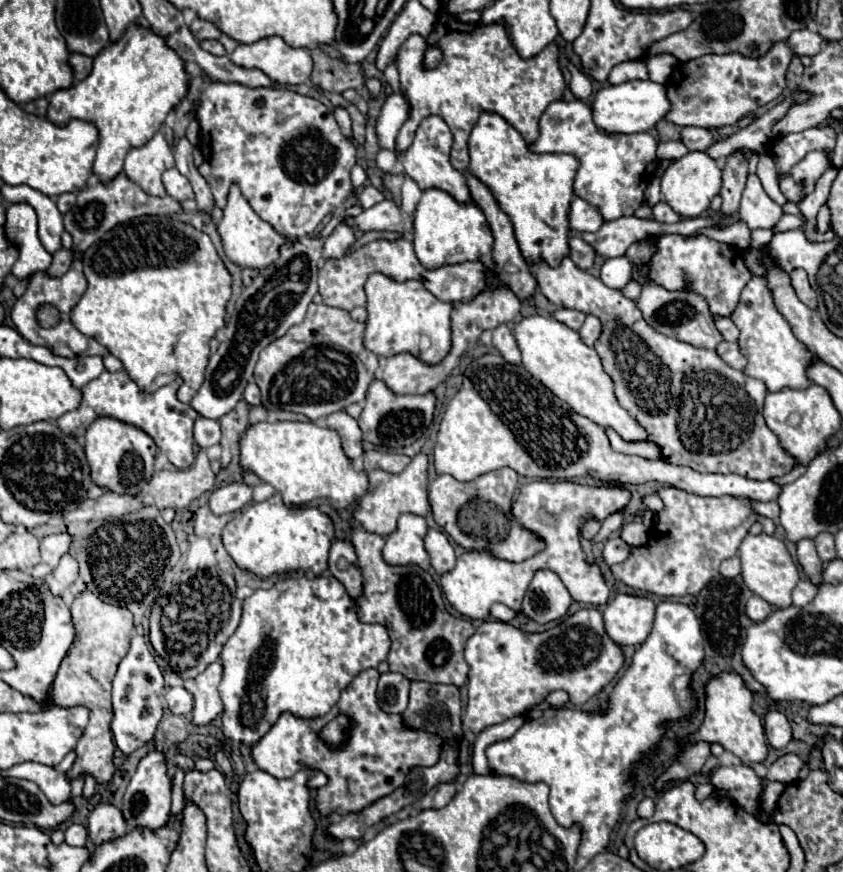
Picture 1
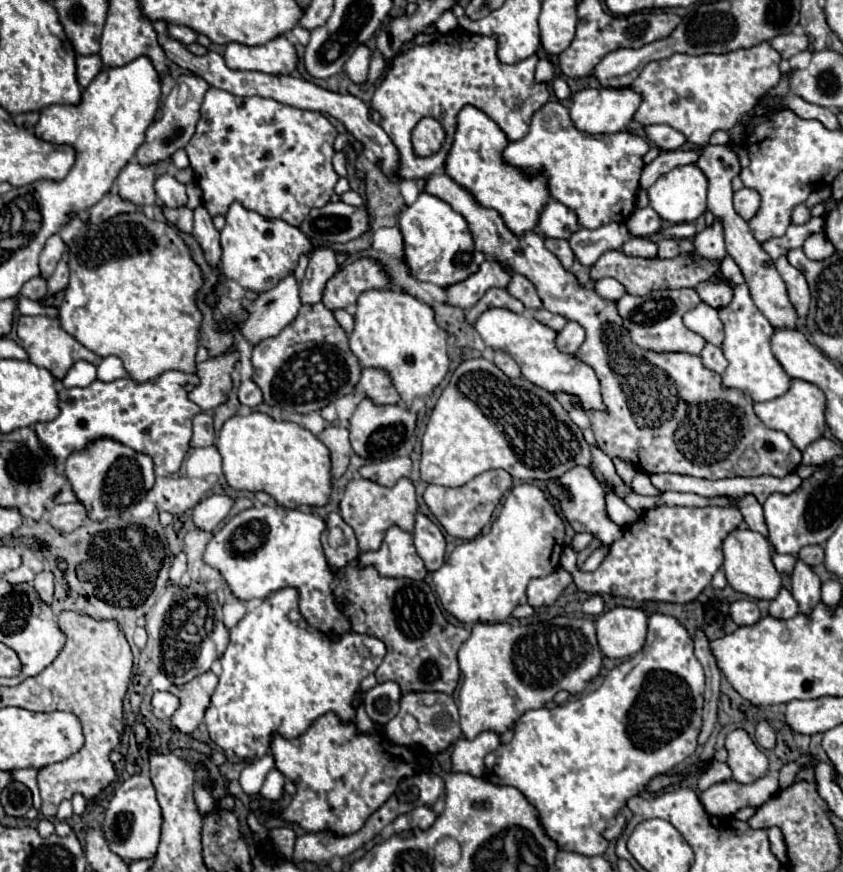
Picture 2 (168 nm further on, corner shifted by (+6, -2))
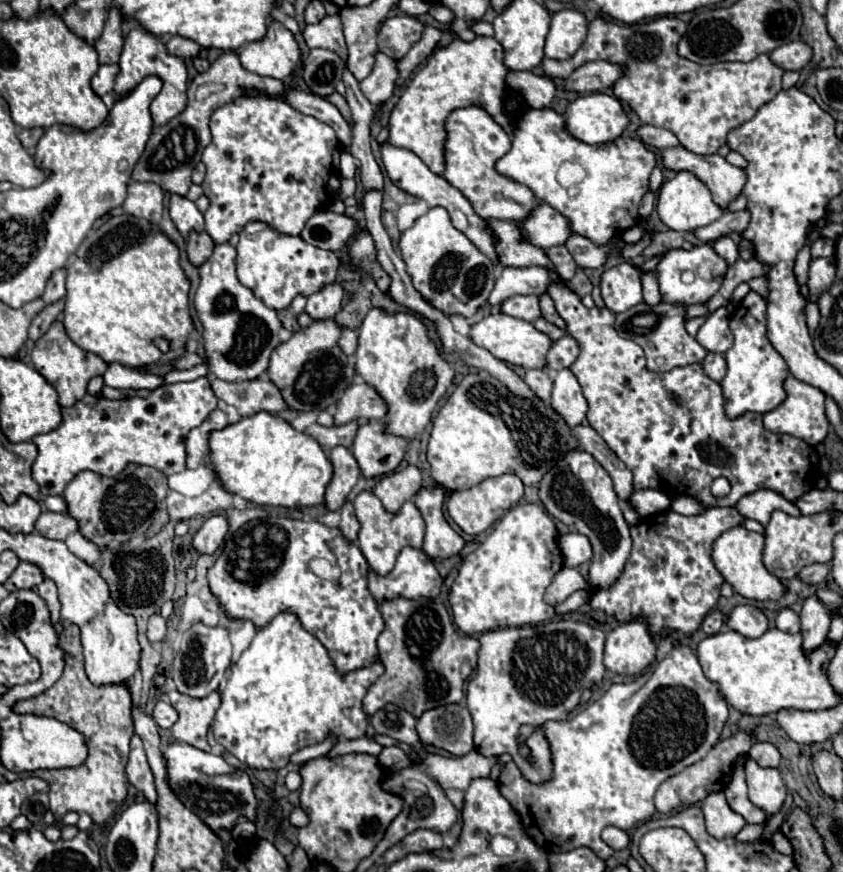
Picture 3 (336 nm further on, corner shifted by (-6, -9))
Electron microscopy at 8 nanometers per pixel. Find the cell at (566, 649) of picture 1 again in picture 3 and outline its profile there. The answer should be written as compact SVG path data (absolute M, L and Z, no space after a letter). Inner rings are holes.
M549 621L487 631L479 637L479 643L477 671L467 685L467 709L473 717L475 749L487 757L511 753L527 781L543 783L551 777L549 745L541 731L535 731L525 739L529 755L521 755L519 729L525 723L539 727L549 719L567 719L577 707L579 695L601 683L605 673L605 633L587 623Z

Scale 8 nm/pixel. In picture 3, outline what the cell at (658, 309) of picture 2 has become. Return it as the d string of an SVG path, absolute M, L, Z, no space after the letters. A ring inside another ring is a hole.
M639 303L623 313L617 313L615 329L619 331L621 337L635 341L641 345L647 357L647 369L651 371L671 371L675 367L691 365L691 363L701 363L703 357L709 353L695 337L691 337L685 331L685 315L687 315L687 305L671 305L671 303L659 303L655 307L647 303Z

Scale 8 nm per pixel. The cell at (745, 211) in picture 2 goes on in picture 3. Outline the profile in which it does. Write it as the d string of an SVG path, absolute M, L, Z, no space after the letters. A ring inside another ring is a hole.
M749 209L735 211L735 213L725 211L721 219L713 221L711 225L705 225L705 227L695 229L693 233L695 233L703 243L711 243L711 241L719 239L721 235L727 235L727 233L741 233L741 231L749 225L749 221L751 221Z

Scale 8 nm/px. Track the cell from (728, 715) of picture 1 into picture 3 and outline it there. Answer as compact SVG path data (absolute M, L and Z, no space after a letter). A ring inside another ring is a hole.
M749 759L745 763L745 775L751 803L761 807L767 813L767 817L775 815L781 809L787 795L787 787L781 779L779 769L761 767L753 759Z

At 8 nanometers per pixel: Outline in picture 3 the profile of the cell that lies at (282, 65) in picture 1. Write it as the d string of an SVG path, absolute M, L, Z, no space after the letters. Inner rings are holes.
M271 21L265 39L247 43L239 49L239 61L243 69L273 79L289 79L301 59L295 37L281 27L279 21Z

